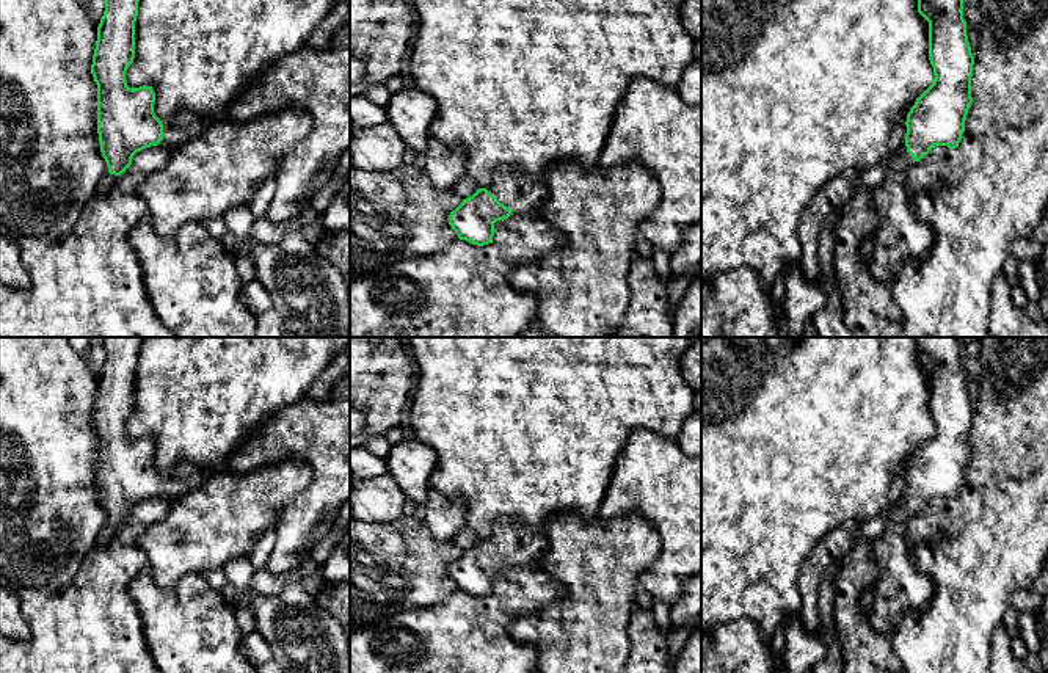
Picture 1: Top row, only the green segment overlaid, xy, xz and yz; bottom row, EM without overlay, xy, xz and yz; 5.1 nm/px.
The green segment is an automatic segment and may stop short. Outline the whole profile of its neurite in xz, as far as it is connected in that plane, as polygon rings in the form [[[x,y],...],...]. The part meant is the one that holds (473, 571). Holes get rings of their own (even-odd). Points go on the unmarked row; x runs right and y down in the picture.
[[[500,518],[489,529],[488,538],[463,551],[447,571],[460,591],[483,598],[493,595],[496,573],[510,566],[540,569],[546,549],[543,532]]]

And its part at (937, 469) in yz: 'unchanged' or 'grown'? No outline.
grown

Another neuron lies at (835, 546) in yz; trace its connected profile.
[[[846,522],[828,532],[802,565],[799,591],[802,595],[800,618],[805,629],[816,634],[819,629],[817,591],[827,568],[842,563],[855,547],[855,524]]]

